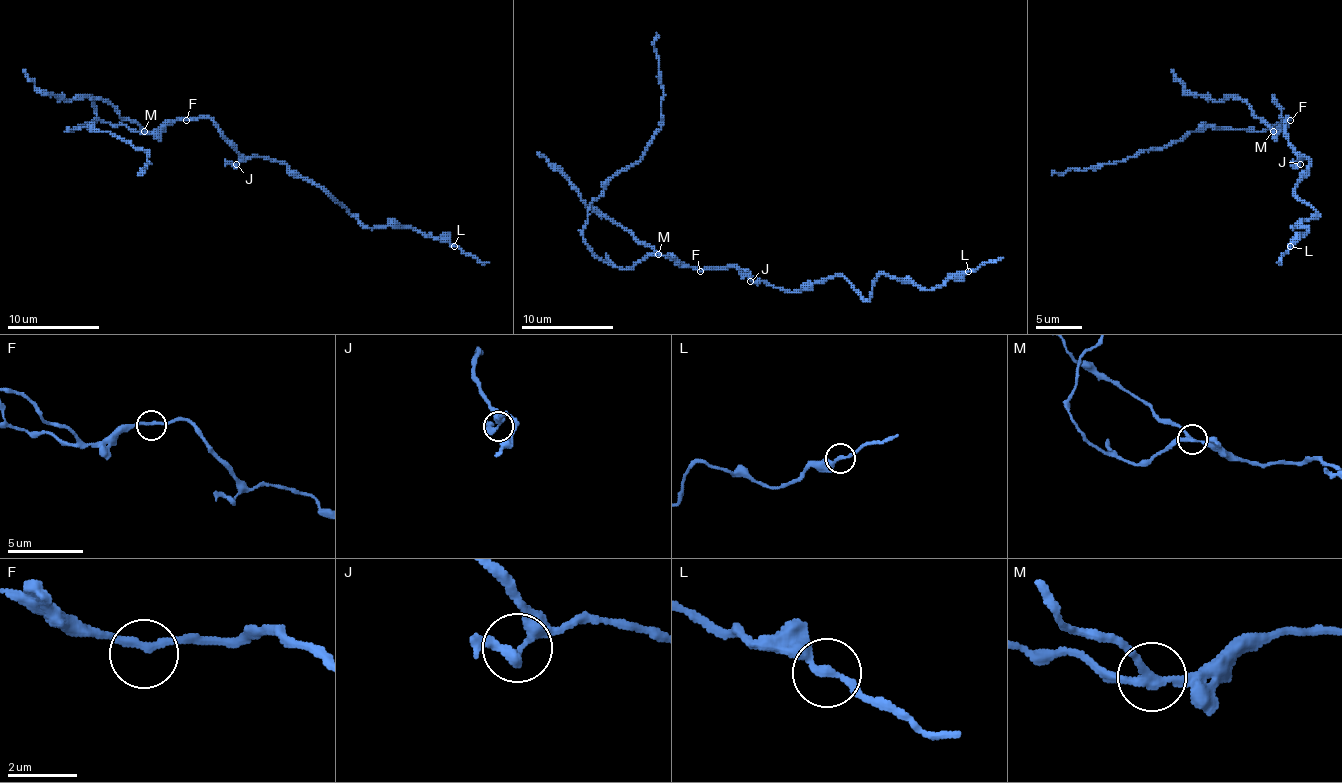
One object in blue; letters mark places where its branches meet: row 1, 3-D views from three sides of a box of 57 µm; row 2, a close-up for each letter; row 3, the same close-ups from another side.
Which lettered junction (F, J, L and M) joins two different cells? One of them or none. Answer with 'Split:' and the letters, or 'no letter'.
Split: M

